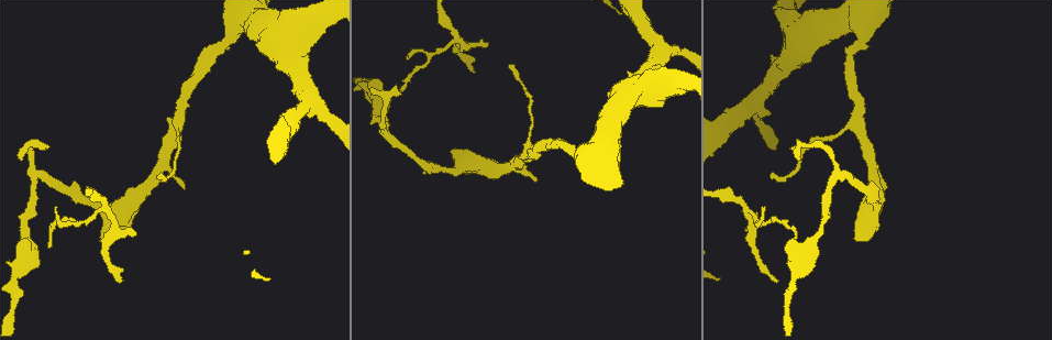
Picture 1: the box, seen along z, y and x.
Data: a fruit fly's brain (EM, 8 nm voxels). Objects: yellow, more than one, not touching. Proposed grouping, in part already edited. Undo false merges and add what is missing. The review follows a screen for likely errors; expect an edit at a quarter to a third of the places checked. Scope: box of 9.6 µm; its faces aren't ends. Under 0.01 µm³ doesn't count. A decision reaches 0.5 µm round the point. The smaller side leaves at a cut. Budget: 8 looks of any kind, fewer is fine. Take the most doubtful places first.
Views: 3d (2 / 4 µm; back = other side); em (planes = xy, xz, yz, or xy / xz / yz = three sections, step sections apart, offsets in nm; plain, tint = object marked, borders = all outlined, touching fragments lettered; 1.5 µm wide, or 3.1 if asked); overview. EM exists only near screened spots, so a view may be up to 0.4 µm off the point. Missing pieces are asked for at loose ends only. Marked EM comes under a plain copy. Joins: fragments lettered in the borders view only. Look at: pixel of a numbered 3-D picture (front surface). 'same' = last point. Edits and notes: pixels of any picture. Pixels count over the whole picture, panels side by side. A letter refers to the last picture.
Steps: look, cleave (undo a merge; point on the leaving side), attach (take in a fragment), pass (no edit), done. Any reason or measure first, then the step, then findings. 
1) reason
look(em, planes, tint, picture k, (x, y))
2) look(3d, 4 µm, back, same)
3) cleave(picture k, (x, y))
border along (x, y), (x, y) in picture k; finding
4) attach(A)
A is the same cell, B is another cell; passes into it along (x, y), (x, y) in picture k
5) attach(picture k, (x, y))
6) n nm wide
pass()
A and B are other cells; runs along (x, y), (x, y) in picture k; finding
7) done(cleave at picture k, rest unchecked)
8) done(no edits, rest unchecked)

free end
look(em, xy, step 4, borders, picture 1, (136, 233))

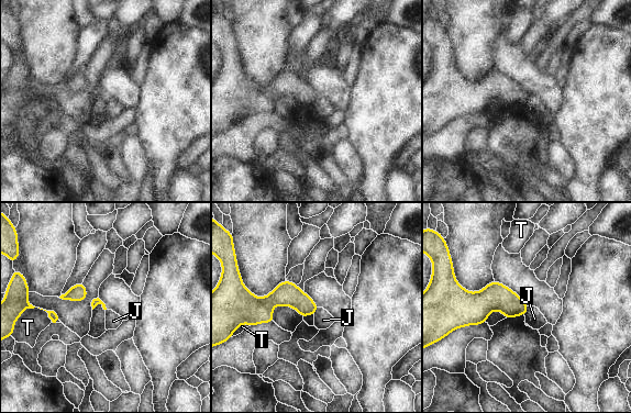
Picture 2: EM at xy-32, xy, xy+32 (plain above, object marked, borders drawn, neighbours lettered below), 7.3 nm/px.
another direction
look(em, xz, step 4, borders, same)

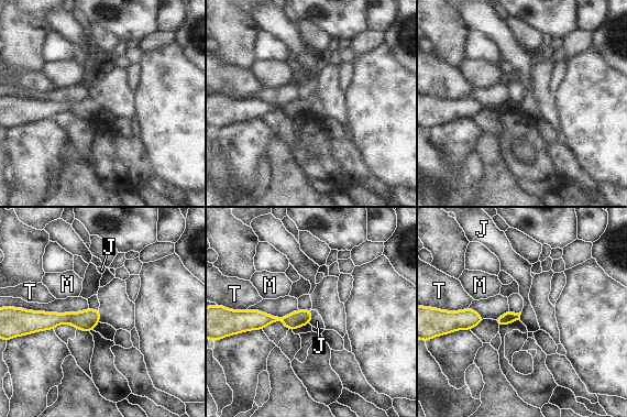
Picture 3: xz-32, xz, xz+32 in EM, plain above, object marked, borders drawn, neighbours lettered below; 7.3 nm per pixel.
pass()
J, M and T are other cells; no lettered fragment goes on from it

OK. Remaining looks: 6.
look(3d, 4 µm, picture 1, (34, 174))

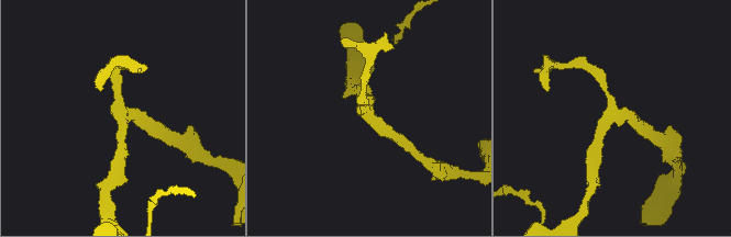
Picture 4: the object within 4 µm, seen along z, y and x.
look(em, planes, borders, picture 4, (366, 110))

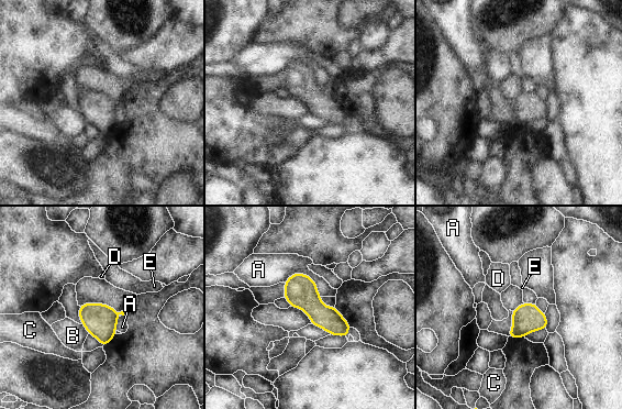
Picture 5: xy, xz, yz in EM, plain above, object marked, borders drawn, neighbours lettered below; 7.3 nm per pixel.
240 nm wide
pass()
A, B, C, D and E are other cells; border along (285, 282), (304, 273), (321, 296) in picture 5; all the same cell

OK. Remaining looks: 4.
sharp bend
look(em, planes, tint, picture 1, (465, 163))

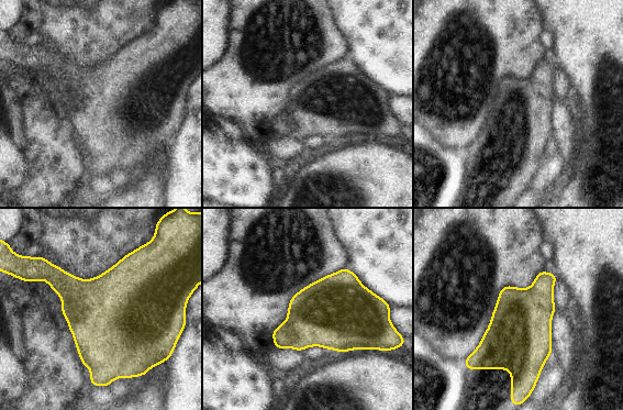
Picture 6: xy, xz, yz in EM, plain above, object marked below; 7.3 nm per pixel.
look(em, planes, borders, same)

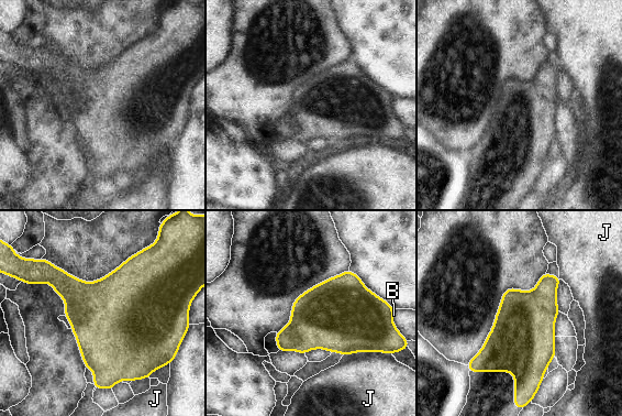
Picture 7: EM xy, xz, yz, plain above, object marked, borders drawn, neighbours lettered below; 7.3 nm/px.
440 nm wide
pass()
B and J are other cells; all the same cell

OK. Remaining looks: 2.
done(no edits, rest unchecked)

